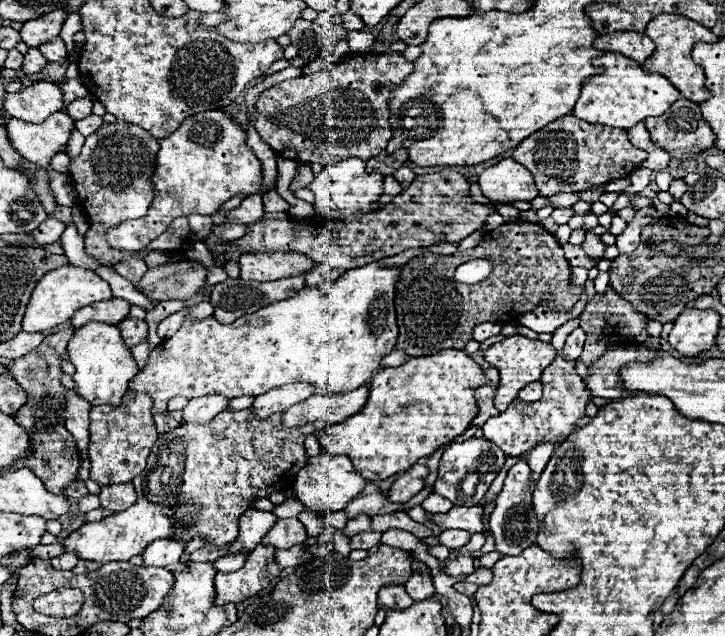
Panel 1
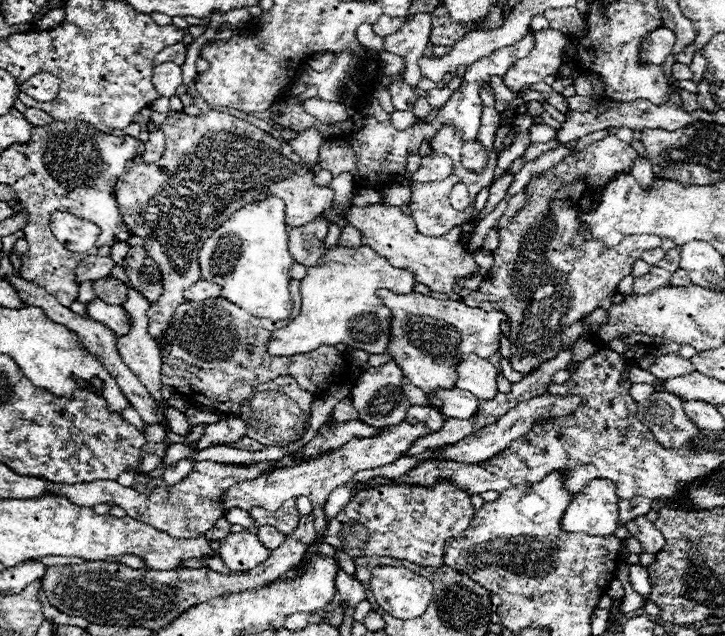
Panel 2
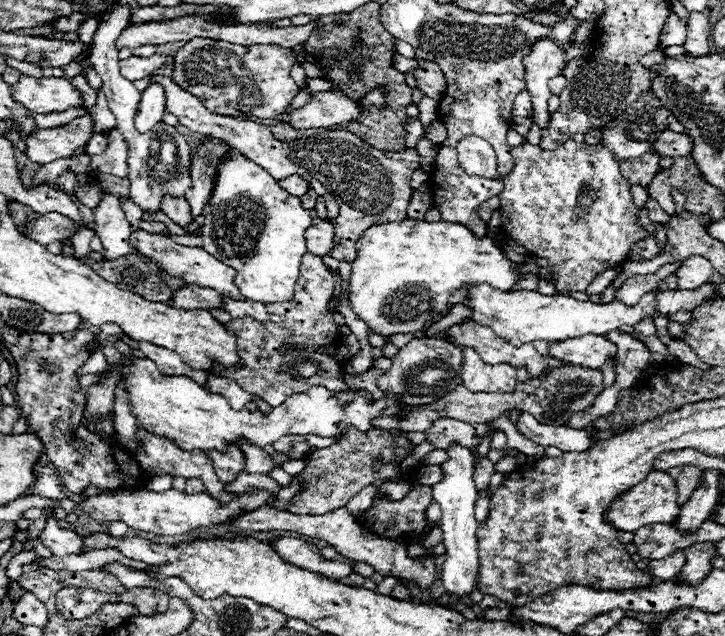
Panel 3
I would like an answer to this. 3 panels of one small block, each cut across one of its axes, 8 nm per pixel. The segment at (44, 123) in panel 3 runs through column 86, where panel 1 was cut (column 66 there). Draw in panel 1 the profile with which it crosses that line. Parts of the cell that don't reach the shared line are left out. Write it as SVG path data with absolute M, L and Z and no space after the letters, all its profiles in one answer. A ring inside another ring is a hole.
M88 96L88 98L78 98L74 100L72 104L68 104L66 108L66 114L74 120L82 120L82 118L88 118L92 114L92 104L94 104L94 96Z

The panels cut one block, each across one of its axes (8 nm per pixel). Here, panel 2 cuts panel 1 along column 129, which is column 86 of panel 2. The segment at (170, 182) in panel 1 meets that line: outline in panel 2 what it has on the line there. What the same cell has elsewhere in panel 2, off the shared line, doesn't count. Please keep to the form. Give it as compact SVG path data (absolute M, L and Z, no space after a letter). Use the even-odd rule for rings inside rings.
M54 212L50 216L50 228L58 242L62 242L72 252L86 252L94 246L98 238L98 226L92 222L86 222L74 214L66 212Z

